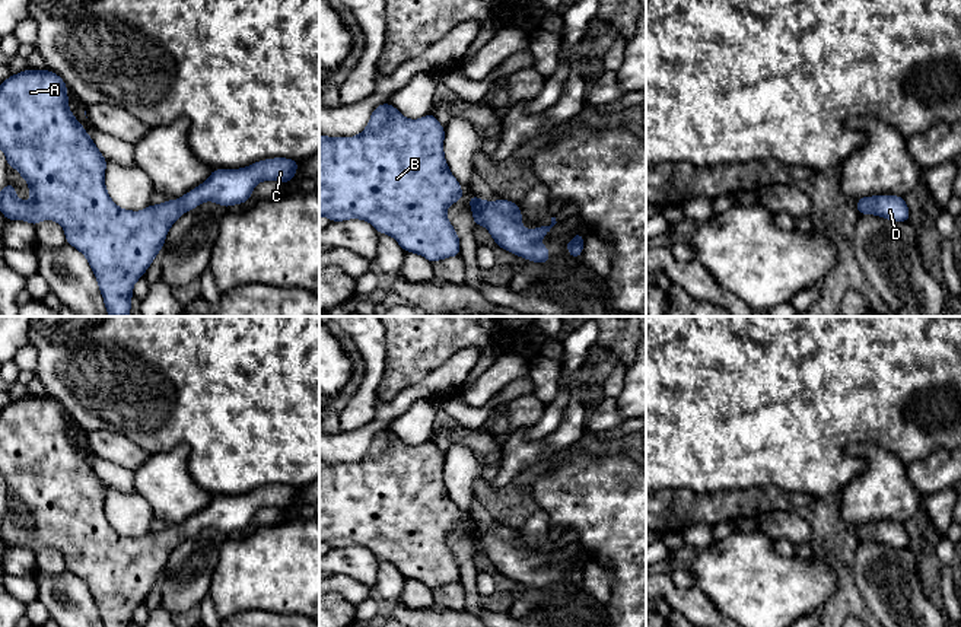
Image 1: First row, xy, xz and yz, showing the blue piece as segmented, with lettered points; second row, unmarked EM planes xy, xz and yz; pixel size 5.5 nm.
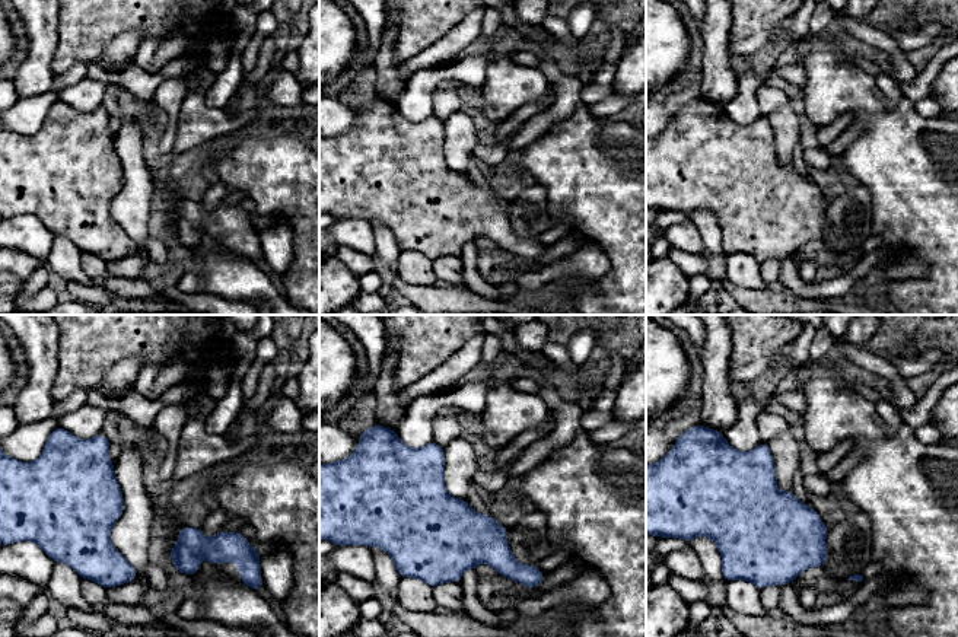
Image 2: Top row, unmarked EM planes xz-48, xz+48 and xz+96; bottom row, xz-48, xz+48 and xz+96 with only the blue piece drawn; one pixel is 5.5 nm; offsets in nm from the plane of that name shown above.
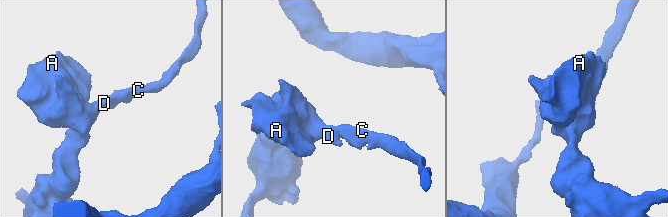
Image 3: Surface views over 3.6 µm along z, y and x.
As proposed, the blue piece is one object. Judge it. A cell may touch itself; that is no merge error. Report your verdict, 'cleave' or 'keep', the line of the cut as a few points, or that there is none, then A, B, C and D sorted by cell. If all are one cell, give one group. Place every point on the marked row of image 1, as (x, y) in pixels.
keep; cut none; groups A B C D

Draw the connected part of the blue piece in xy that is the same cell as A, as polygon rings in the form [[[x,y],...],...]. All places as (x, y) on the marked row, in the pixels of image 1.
[[[26,69],[10,74],[0,85],[0,149],[7,166],[13,166],[28,182],[28,203],[16,197],[16,188],[7,181],[0,192],[0,211],[7,220],[25,220],[36,226],[41,220],[54,220],[63,226],[66,242],[82,252],[99,284],[109,316],[130,316],[133,286],[150,267],[163,248],[171,226],[185,213],[204,201],[222,207],[242,204],[261,181],[289,184],[297,172],[297,160],[286,157],[264,159],[239,169],[213,169],[198,187],[178,200],[150,204],[144,210],[120,209],[105,187],[106,159],[85,127],[69,109],[67,85],[50,70]]]

